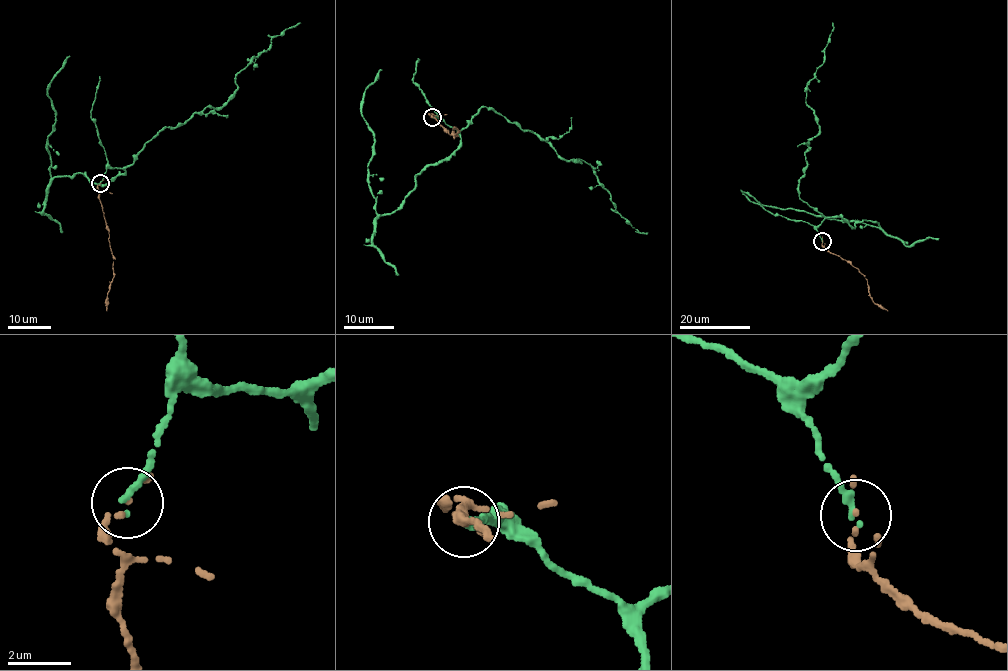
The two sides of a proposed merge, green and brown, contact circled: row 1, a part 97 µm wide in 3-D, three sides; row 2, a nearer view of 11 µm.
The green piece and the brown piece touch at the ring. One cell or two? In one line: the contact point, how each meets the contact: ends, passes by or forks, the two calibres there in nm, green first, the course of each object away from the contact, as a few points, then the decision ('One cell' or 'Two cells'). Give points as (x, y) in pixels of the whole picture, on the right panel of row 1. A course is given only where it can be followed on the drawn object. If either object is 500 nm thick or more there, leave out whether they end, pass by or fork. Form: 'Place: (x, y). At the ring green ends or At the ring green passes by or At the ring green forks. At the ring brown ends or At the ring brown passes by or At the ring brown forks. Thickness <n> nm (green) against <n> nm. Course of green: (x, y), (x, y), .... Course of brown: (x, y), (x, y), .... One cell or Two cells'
Place: (822, 241). At the ring green ends. At the ring brown ends. Thickness 280 nm (green) against 150 nm. Course of green: (822, 241), (817, 228), (825, 218), (840, 217), (851, 228), (864, 220), (879, 227), (762, 205), (741, 189). Course of brown: (822, 241), (822, 246), (829, 252), (863, 274), (871, 299), (888, 311). Two cells

